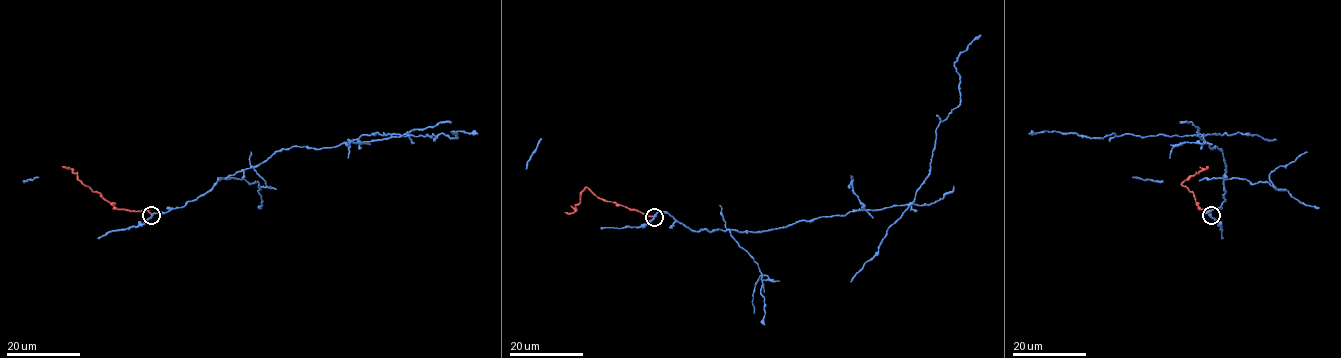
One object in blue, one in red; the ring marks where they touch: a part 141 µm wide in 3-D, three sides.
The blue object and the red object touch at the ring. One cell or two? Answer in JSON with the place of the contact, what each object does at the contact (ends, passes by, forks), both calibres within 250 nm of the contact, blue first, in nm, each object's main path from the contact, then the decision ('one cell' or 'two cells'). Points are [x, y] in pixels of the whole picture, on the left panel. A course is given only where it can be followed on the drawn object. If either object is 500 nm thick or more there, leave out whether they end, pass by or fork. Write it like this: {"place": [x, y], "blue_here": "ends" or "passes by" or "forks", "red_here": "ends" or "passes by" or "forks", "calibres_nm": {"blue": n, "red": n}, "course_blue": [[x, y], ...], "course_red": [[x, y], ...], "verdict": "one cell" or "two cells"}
{"place": [151, 215], "blue_here": "passes by", "red_here": "ends", "calibres_nm": {"blue": 300, "red": 140}, "course_blue": [[151, 216], [182, 208], [283, 149], [478, 134]], "course_red": [[151, 215], [147, 210], [116, 209], [83, 184], [71, 169], [62, 166]], "verdict": "two cells"}

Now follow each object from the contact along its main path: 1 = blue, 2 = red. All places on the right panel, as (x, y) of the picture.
1: (1211, 216), (1206, 212), (1225, 199), (1225, 166), (1222, 151), (1211, 149), (1198, 134), (1089, 138), (1029, 134)
2: (1211, 215), (1210, 210), (1199, 209), (1194, 195), (1182, 184), (1206, 166)

